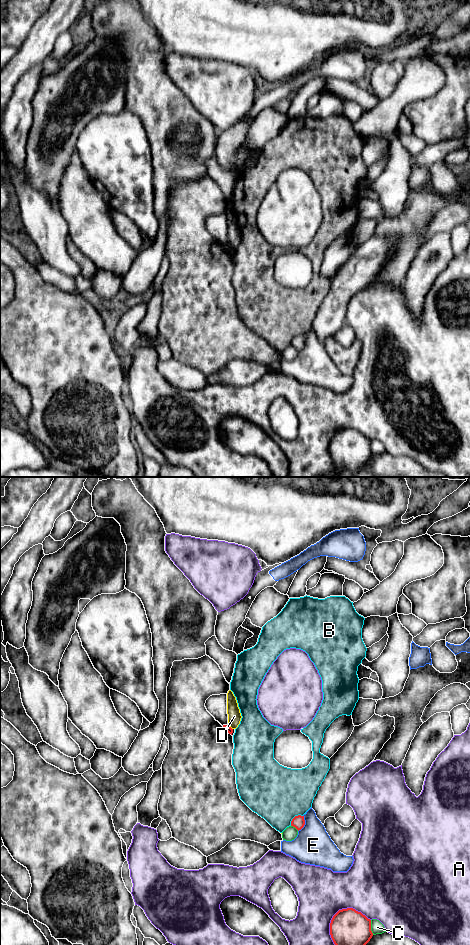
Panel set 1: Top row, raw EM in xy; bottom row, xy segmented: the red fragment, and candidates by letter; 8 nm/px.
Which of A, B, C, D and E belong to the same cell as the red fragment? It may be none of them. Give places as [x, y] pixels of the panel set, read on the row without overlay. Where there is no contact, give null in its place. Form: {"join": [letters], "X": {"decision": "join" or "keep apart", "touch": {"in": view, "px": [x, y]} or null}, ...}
{"join": [], "A": {"decision": "keep apart", "touch": {"in": "xy", "px": [338, 431]}}, "B": {"decision": "keep apart", "touch": {"in": "xy", "px": [294, 337]}}, "C": {"decision": "keep apart", "touch": {"in": "xy", "px": [370, 447]}}, "D": {"decision": "keep apart", "touch": {"in": "xy", "px": [230, 247]}}, "E": {"decision": "keep apart", "touch": {"in": "xy", "px": [304, 343]}}}

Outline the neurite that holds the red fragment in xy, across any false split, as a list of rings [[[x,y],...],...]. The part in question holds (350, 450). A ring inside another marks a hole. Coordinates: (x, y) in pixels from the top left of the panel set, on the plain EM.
[[[353,428],[339,430],[331,440],[330,455],[337,468],[349,477],[372,458],[371,440]]]

